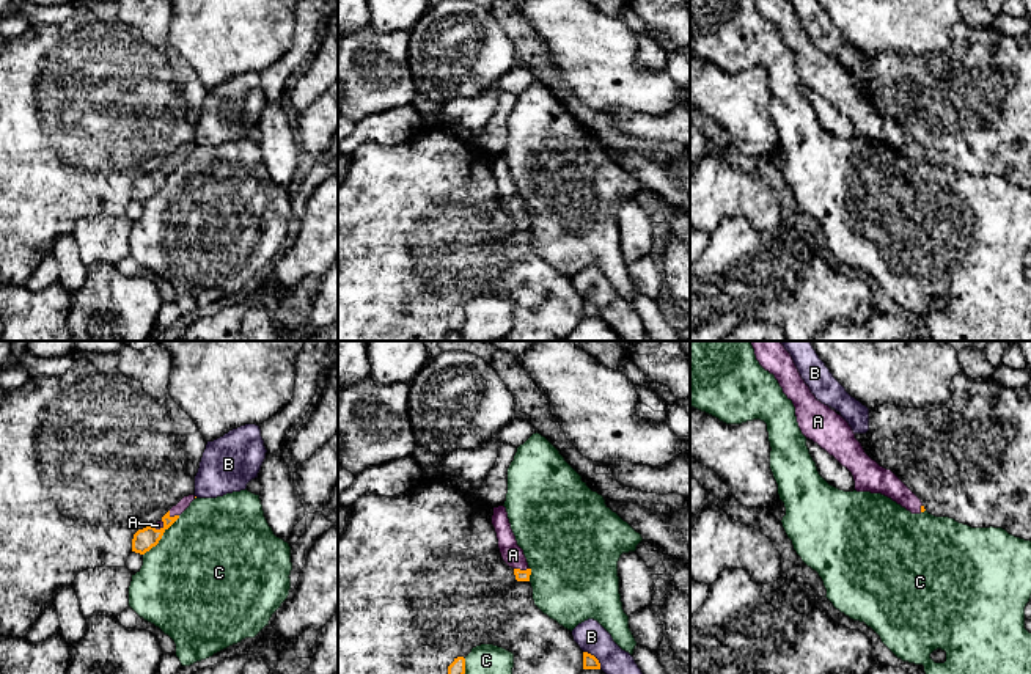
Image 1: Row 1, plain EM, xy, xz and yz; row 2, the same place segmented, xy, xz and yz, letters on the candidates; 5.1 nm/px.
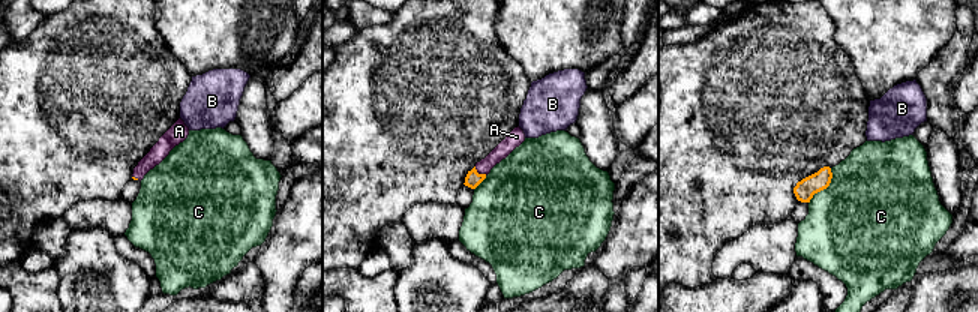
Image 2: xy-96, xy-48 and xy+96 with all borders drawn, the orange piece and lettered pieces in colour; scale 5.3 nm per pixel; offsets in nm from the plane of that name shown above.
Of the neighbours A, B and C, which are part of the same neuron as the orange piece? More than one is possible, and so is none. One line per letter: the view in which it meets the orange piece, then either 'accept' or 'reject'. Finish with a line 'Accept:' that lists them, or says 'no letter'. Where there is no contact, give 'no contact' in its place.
A: meets orange in xz; accept
B: meets orange in xz; reject
C: meets orange in xy; reject
Accept: A

